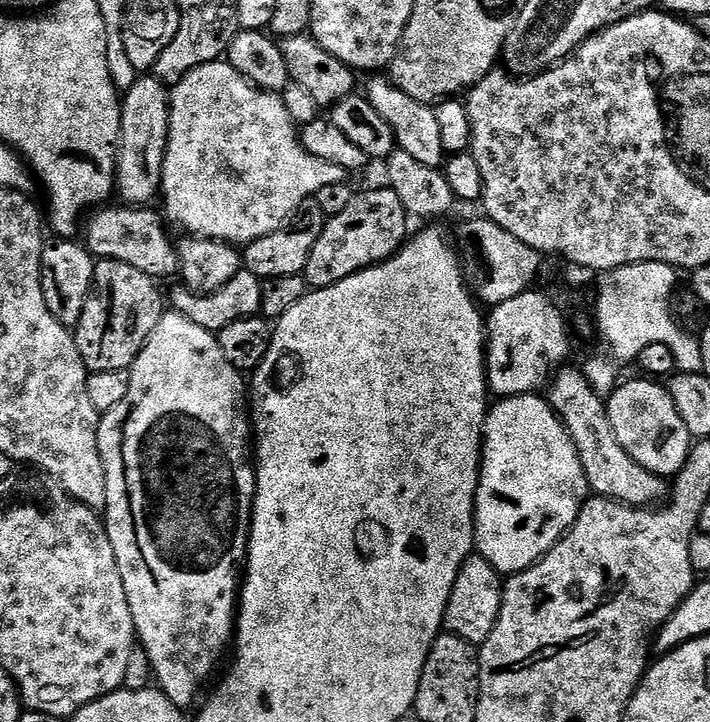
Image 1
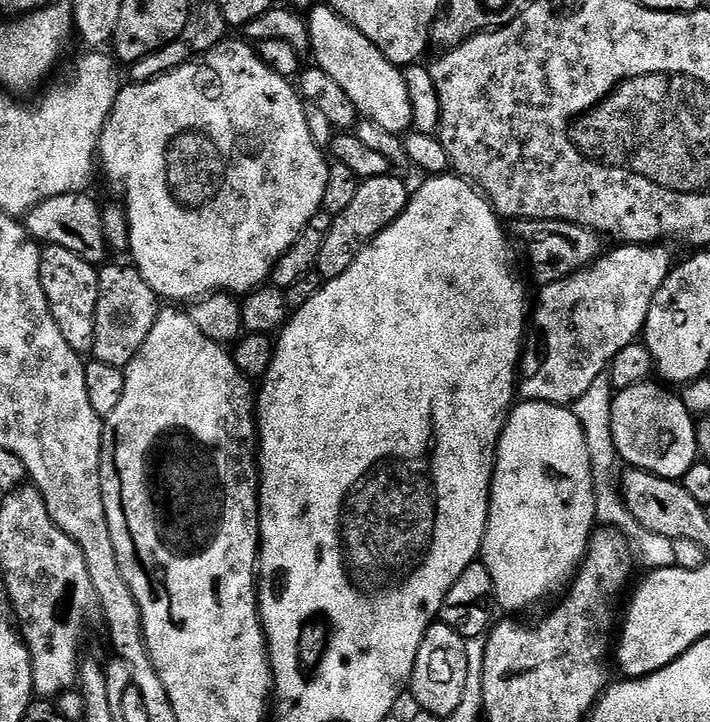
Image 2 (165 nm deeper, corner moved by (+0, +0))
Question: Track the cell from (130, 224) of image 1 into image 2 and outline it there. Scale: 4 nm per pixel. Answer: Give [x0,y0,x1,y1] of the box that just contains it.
[26,191,110,266]

